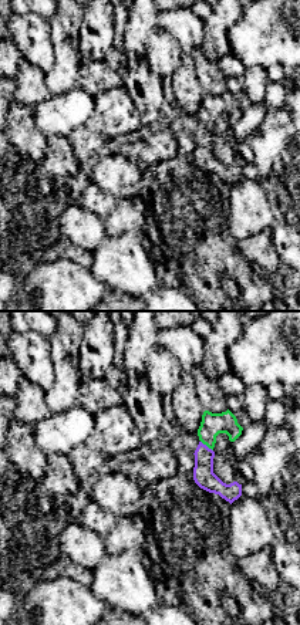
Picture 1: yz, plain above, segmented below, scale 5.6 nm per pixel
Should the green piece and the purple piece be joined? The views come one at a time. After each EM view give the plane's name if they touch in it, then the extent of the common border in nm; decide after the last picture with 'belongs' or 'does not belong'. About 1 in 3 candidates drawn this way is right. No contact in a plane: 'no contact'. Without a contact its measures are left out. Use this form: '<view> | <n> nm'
yz | 90 nm

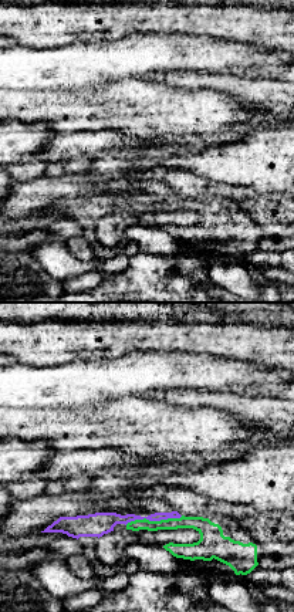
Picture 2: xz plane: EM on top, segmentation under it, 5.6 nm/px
xz | 340 nm

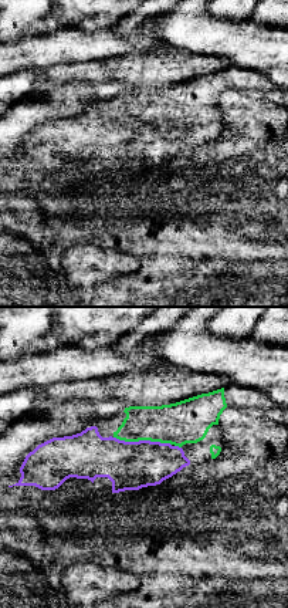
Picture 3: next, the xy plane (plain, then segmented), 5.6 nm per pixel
xy | 340 nm

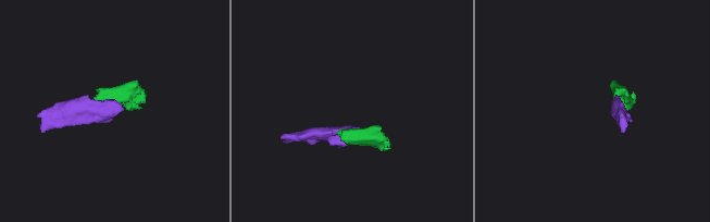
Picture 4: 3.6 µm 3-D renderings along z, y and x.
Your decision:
belongs

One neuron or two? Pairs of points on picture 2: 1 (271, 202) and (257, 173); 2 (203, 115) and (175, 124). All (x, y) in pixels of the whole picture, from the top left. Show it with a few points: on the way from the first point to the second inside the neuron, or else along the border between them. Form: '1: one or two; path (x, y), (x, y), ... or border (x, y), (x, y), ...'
1: two; border (279, 190), (266, 190), (263, 193)
2: one; path (196, 115), (182, 117)

